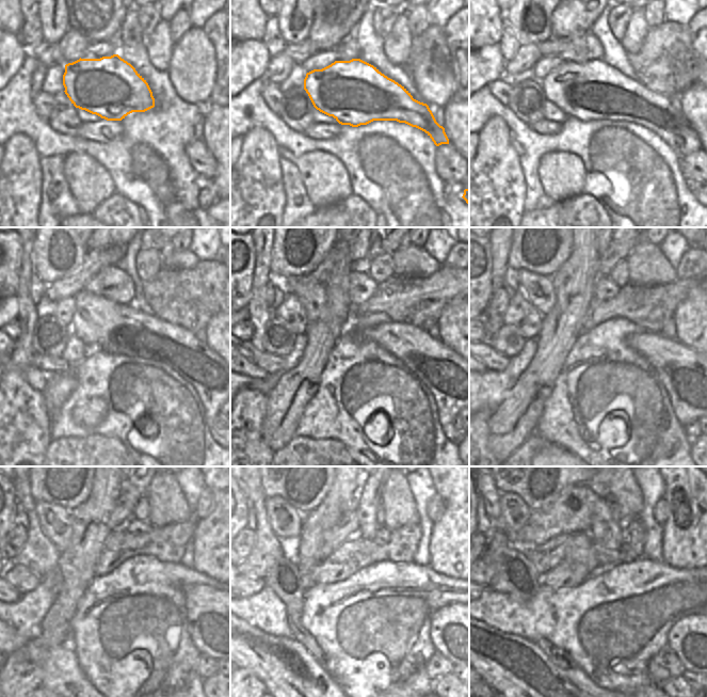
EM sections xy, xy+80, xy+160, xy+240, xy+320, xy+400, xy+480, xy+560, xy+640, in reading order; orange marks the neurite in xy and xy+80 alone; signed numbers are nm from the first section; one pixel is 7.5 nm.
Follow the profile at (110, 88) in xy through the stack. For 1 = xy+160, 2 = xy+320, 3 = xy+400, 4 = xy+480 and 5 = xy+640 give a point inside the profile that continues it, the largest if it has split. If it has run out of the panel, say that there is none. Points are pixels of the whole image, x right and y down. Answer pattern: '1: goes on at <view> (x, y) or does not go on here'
1: goes on at xy+160 (594, 91)
2: goes on at xy+320 (447, 375)
3: goes on at xy+400 (686, 375)
4: goes on at xy+480 (208, 610)
5: goes on at xy+640 (686, 637)

